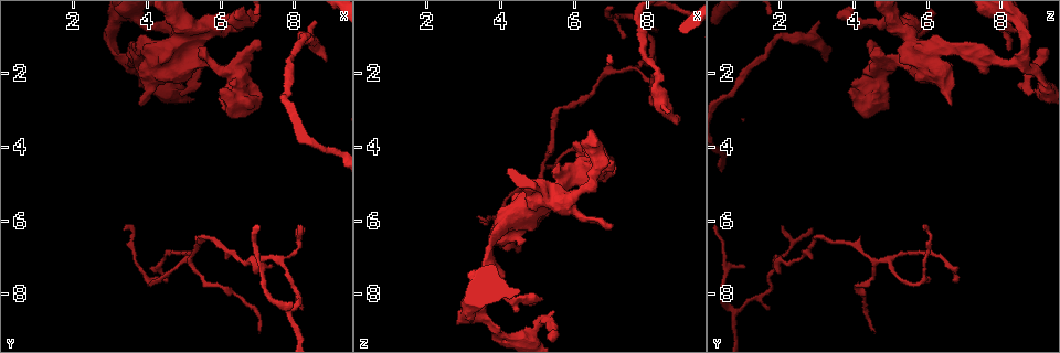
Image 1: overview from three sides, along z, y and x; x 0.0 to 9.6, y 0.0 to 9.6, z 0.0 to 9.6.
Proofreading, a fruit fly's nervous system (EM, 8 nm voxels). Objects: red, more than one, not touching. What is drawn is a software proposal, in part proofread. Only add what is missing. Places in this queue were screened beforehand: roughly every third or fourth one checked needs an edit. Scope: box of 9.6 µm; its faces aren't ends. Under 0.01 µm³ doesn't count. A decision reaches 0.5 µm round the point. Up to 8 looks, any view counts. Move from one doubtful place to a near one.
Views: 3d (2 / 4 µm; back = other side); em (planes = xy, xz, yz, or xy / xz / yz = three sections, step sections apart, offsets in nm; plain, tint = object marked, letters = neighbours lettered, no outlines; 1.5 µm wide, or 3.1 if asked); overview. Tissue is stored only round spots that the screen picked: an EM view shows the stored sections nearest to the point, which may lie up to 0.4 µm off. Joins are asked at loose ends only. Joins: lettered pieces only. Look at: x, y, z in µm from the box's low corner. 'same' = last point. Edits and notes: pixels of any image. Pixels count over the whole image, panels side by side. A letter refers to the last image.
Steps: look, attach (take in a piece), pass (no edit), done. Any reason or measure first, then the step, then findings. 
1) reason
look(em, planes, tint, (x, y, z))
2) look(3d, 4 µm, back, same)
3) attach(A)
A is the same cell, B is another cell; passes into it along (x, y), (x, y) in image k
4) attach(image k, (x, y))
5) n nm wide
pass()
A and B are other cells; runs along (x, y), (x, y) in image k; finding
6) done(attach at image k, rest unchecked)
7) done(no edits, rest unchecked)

free end
look(em, planes, letters, (8.50, 0.60, 3.05))

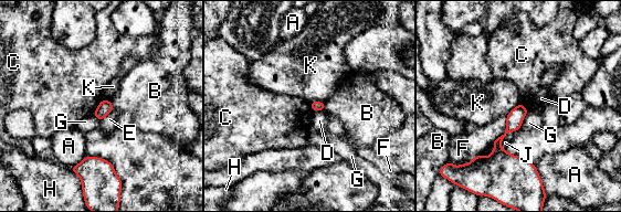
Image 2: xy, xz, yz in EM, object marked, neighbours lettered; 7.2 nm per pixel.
F touches over 240 nm
pass()
A, B, C, D, E, F, G, H, J and K are other cells; no lettered piece goes on from it

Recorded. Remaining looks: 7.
thin end
look(em, planes, letters, (8.25, 6.15, 2.90))

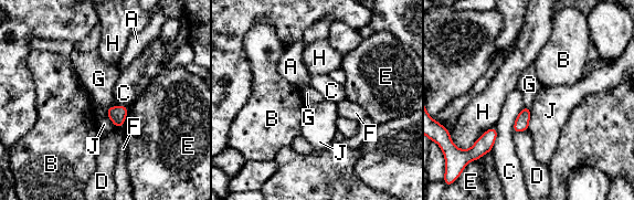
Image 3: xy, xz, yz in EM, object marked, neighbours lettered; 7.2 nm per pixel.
pass()
A, B, C, D, E, F, G, H and J are other cells; border along (112, 105), (107, 116), (118, 127) in image 3; none of them fits

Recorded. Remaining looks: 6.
long arm stops here
look(3d, 2 µm, (7.00, 9.00, 4.60))

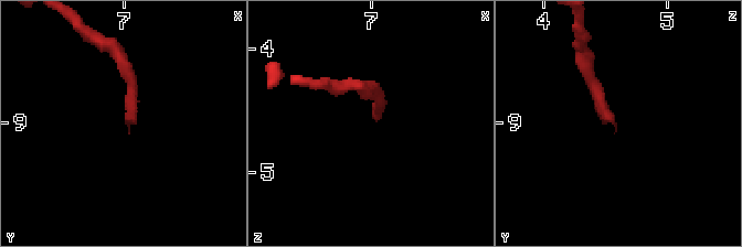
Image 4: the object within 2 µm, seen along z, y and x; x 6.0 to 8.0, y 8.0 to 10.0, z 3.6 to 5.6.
now the EM
look(em, xy, step 8, tint, (7.02, 9.00, 4.58))

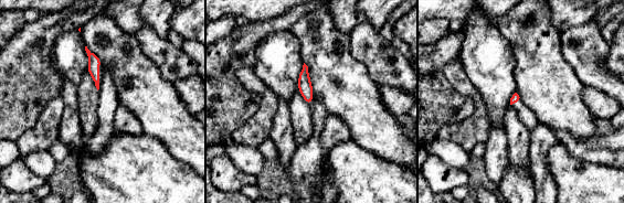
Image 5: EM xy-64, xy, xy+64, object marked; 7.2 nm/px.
another direction
look(em, planes, letters, same)

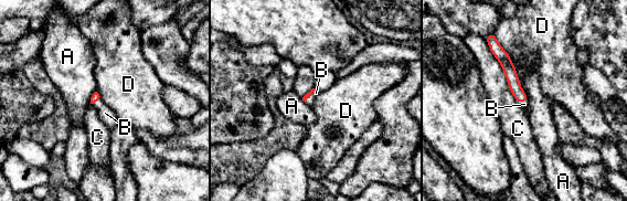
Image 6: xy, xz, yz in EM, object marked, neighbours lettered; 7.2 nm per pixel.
attach(B)
B is the same cell, A, C and D are other cells; passes into it along (96, 96), (96, 101), (105, 113) in image 6; it goes on there

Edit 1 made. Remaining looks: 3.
done(attach at image 6, rest unchecked)

